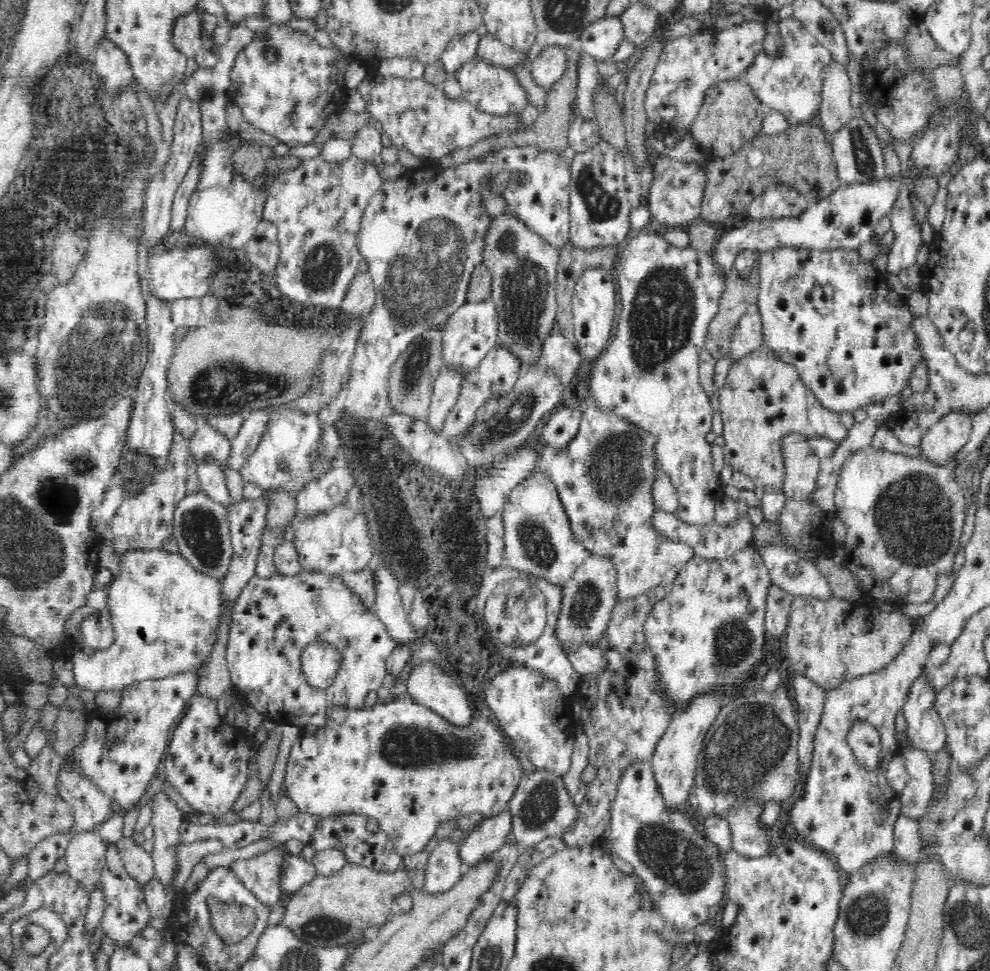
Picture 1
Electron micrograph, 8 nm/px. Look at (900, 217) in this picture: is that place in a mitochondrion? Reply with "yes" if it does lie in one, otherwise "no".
no

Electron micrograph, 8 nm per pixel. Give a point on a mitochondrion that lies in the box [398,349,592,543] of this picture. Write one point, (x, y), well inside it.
(514, 418)

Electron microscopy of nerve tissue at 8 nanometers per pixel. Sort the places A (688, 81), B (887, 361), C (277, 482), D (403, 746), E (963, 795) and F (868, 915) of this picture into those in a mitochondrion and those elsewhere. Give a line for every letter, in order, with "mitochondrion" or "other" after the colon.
A: mitochondrion
B: other
C: other
D: mitochondrion
E: mitochondrion
F: mitochondrion

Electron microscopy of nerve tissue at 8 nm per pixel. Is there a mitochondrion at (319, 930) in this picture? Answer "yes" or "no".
yes

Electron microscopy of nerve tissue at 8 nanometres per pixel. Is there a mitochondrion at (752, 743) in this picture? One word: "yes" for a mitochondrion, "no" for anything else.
yes

